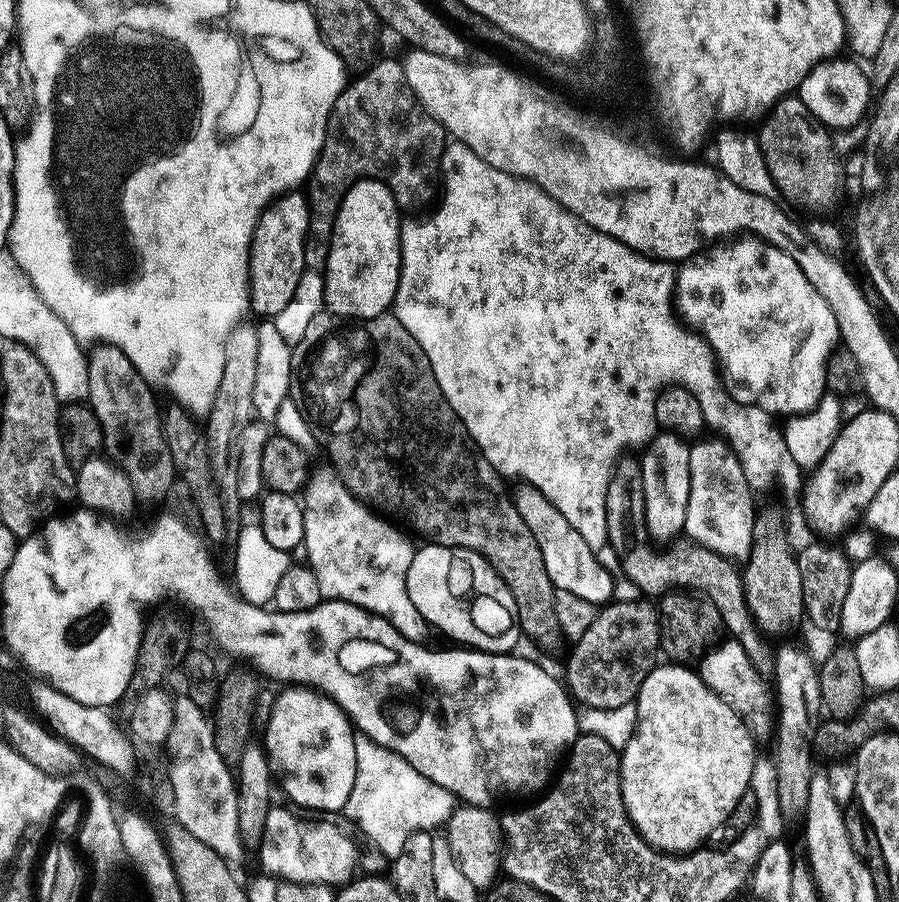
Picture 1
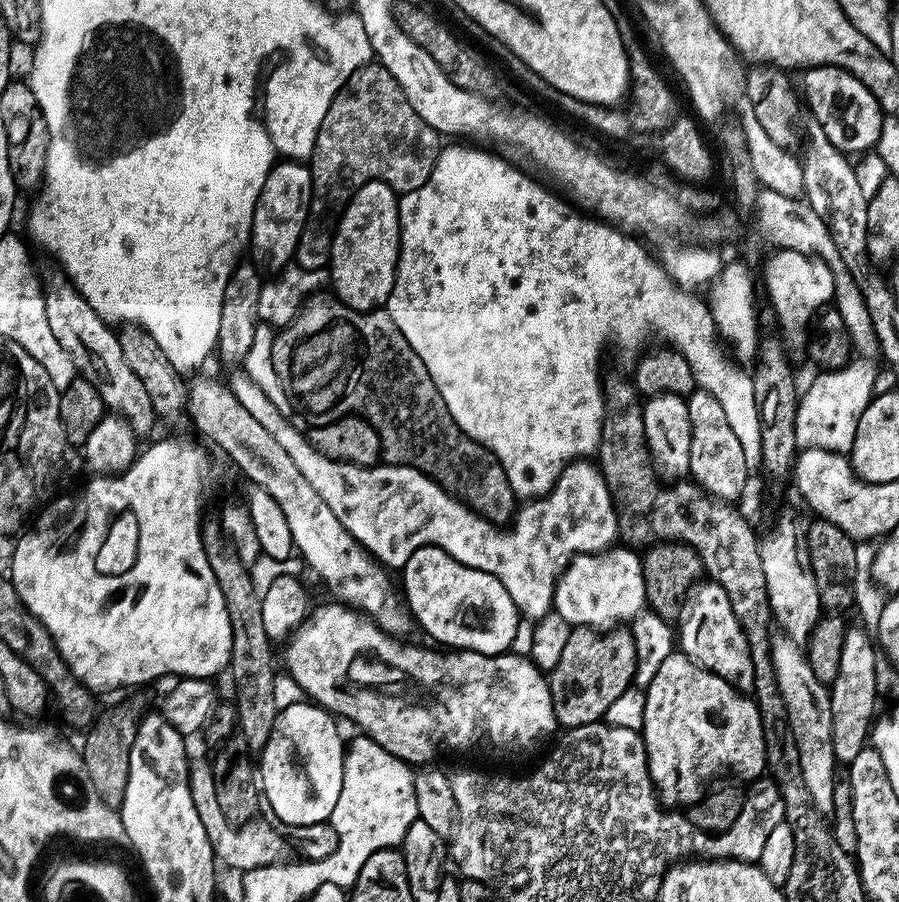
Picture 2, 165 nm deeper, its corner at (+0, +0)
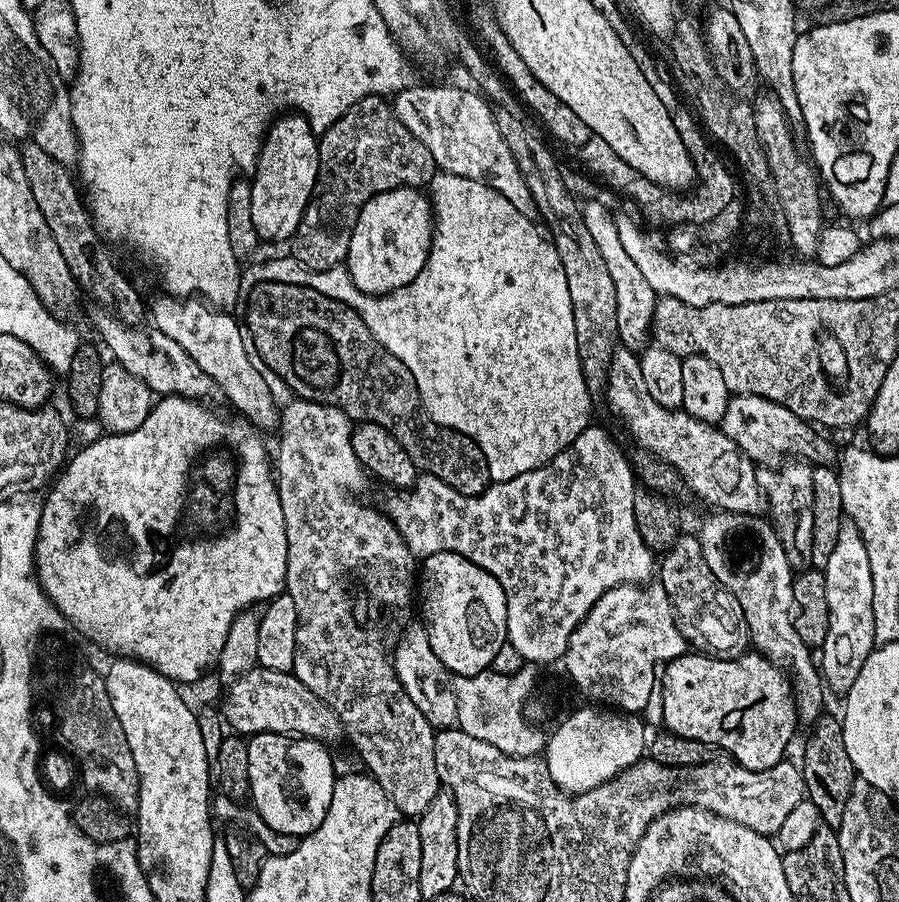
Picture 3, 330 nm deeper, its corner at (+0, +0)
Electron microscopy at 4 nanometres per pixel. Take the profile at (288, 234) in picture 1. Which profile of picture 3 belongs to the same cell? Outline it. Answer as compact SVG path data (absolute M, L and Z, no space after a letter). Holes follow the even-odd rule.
M284 114L273 120L250 176L250 214L254 218L254 230L258 230L261 241L291 241L312 199L319 169L320 142L308 119L299 114Z

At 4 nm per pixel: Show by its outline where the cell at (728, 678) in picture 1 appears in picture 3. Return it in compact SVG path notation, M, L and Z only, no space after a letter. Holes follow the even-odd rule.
M681 534L674 546L663 553L658 564L658 582L672 599L672 610L676 614L676 625L689 645L697 653L713 656L719 660L736 660L749 651L750 641L746 614L738 606L738 598L714 578L706 558L702 558L699 535Z

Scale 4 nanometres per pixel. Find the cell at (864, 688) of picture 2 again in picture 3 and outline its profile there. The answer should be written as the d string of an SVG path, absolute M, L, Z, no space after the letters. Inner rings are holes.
M849 519L840 523L838 543L822 570L826 578L826 602L829 603L830 625L818 656L818 666L827 689L847 695L857 682L863 666L876 647L873 583L866 546L855 524Z

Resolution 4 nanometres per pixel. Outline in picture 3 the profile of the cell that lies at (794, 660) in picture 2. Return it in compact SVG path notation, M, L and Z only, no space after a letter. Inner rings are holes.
M719 510L711 514L713 516L706 517L698 529L702 558L706 558L706 566L710 566L714 578L738 598L738 606L742 606L742 614L746 614L751 647L790 674L797 717L811 726L825 711L826 685L813 649L807 648L802 638L798 638L792 621L794 569L786 558L786 550L775 527L763 515L747 516Z

